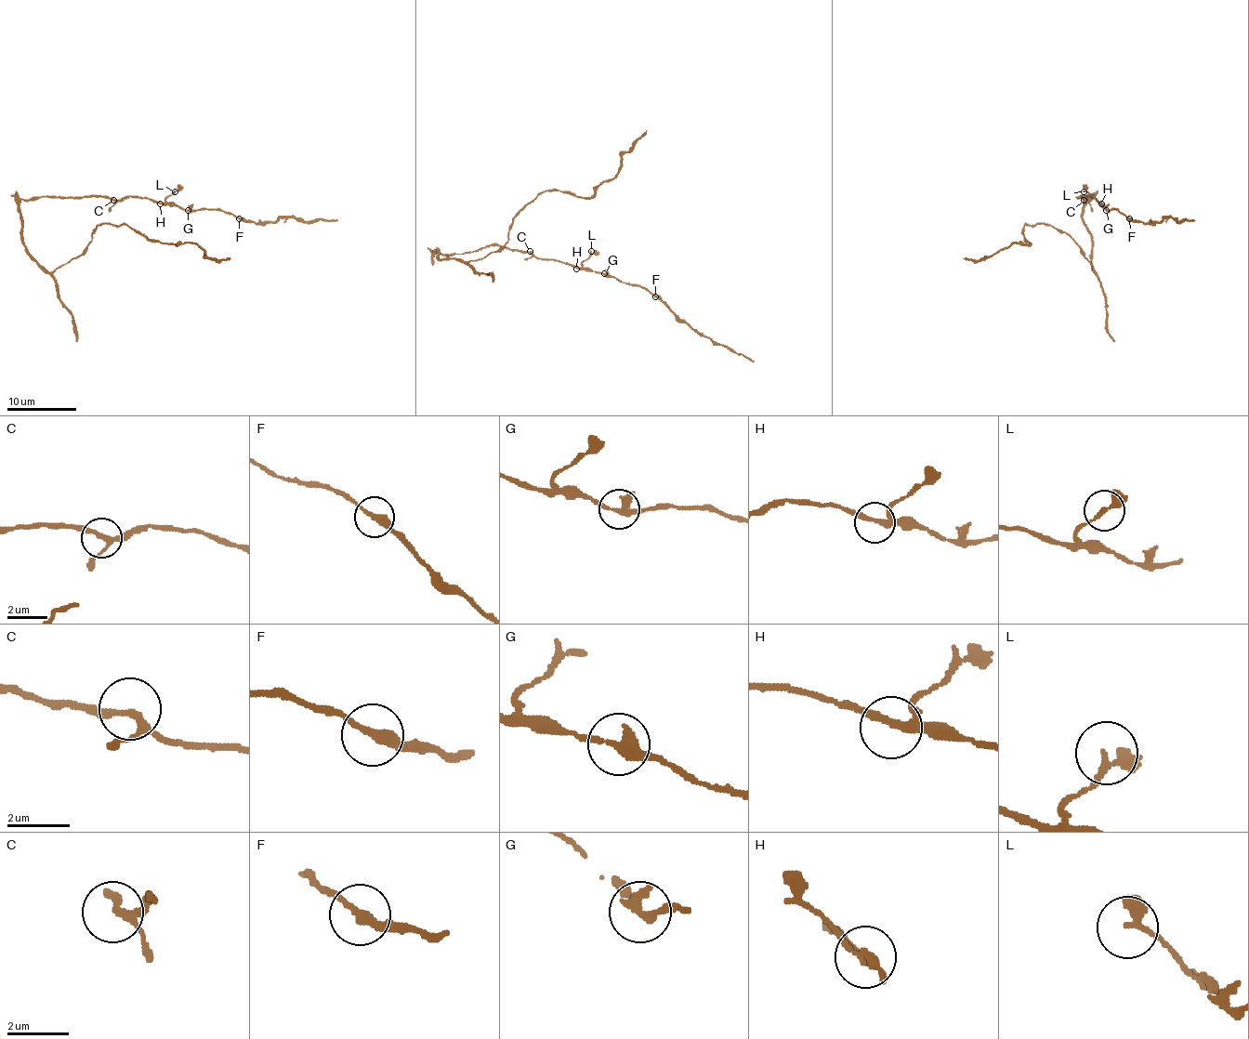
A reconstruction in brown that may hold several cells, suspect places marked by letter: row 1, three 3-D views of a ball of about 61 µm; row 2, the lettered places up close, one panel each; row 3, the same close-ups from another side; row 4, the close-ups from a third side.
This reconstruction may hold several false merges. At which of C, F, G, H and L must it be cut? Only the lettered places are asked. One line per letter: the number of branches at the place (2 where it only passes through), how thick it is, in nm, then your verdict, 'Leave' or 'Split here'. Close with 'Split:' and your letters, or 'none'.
C: Branches: 3. Thickness 190 nm. Leave
F: Branches: 2. Thickness 320 nm. Leave
G: Branches: 3. Thickness 240 nm. Leave
H: Branches: 3. Thickness 220 nm. Leave
L: Branches: 2. Thickness 160 nm. Leave
Split: none

